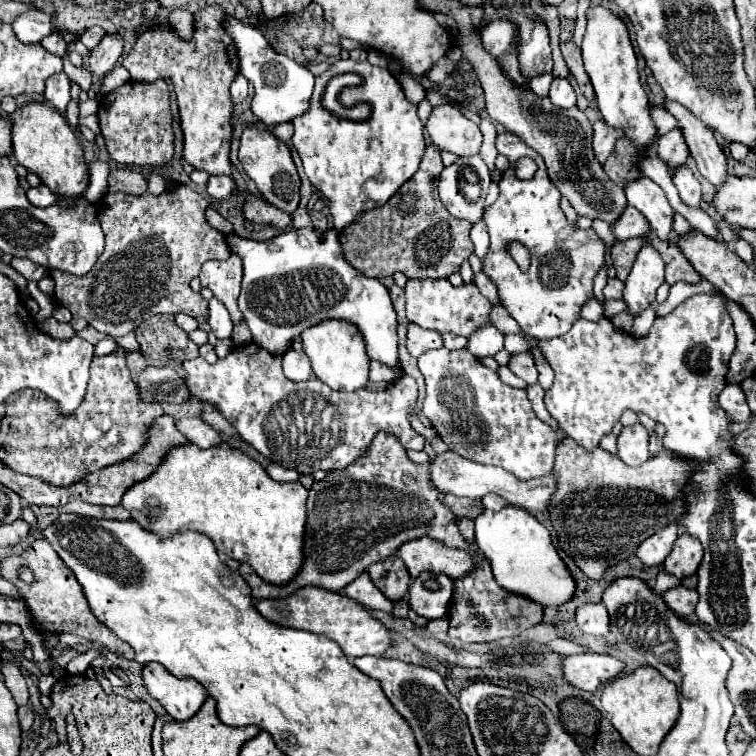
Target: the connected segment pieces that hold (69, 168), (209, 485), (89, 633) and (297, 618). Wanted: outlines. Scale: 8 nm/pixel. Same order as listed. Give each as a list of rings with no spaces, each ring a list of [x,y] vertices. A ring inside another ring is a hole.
[[[32,102],[24,108],[18,108],[10,116],[10,120],[16,162],[28,168],[28,172],[34,172],[42,180],[42,184],[50,188],[50,192],[62,196],[82,196],[88,188],[90,172],[82,156],[80,138],[68,126],[62,114],[44,102]]]
[[[227,443],[216,448],[202,450],[196,444],[186,444],[172,448],[162,466],[146,480],[136,482],[126,490],[122,506],[132,514],[142,528],[170,538],[184,530],[196,530],[206,534],[220,554],[226,554],[234,560],[248,562],[256,574],[268,584],[288,584],[302,568],[304,562],[304,524],[306,524],[306,498],[308,490],[300,482],[276,482],[264,468],[244,454],[238,448]]]
[[[38,538],[30,544],[28,550],[24,550],[22,554],[12,554],[8,558],[2,560],[2,576],[6,580],[12,580],[20,592],[28,598],[28,608],[32,612],[32,620],[38,628],[38,632],[46,634],[46,632],[76,632],[78,636],[88,638],[94,644],[100,644],[102,648],[118,654],[118,656],[132,656],[132,650],[126,642],[122,642],[108,626],[104,626],[90,610],[90,604],[84,596],[84,590],[80,586],[80,582],[76,580],[76,576],[70,572],[70,568],[62,562],[62,558],[56,554],[56,550],[50,546],[50,542],[46,538]],[[20,568],[28,568],[34,574],[34,582],[32,584],[24,584],[18,578]]]
[[[304,586],[304,588],[298,588],[294,594],[290,594],[290,598],[260,600],[256,604],[256,610],[274,624],[328,636],[342,648],[342,652],[348,658],[358,658],[366,654],[382,656],[390,648],[388,628],[378,618],[374,618],[360,602],[354,602],[352,598],[340,592],[332,592],[332,590],[324,590],[316,586]]]

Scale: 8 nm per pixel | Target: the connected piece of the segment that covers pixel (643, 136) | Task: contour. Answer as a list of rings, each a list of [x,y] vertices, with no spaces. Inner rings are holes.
[[[604,6],[588,8],[586,12],[586,32],[582,40],[582,58],[584,68],[592,80],[592,86],[596,90],[596,102],[604,116],[604,120],[610,126],[622,128],[626,136],[638,146],[654,146],[656,142],[656,126],[648,114],[648,96],[644,88],[640,86],[638,66],[636,66],[636,54],[630,44],[626,22],[620,14],[612,12]]]

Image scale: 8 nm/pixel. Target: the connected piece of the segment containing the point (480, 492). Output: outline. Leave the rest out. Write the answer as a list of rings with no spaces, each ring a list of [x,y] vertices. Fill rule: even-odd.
[[[448,450],[444,454],[438,454],[432,464],[430,464],[430,476],[434,486],[444,492],[444,494],[454,494],[454,496],[462,496],[468,500],[480,500],[484,498],[488,492],[496,492],[500,496],[504,496],[512,506],[524,508],[528,512],[548,512],[550,500],[556,492],[556,476],[554,472],[542,476],[542,478],[534,478],[534,480],[518,480],[514,478],[510,472],[496,468],[496,466],[486,466],[486,464],[476,464],[472,460],[462,458],[460,454]]]

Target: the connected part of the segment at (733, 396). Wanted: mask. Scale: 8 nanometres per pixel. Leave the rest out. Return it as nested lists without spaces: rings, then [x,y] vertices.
[[[726,384],[726,388],[718,396],[718,402],[720,408],[726,412],[726,416],[730,418],[730,422],[746,422],[752,416],[744,400],[742,388],[738,384]]]

